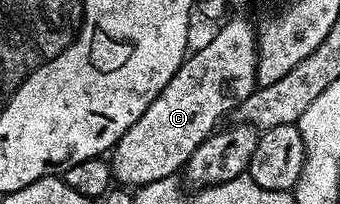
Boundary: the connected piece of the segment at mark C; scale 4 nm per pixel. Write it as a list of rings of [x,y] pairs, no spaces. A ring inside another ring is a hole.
[[[231,17],[223,21],[222,26],[215,32],[214,38],[210,38],[198,51],[191,53],[186,61],[164,84],[164,92],[144,108],[144,116],[120,136],[120,140],[114,145],[112,151],[112,174],[118,178],[123,187],[137,188],[144,184],[152,184],[156,180],[175,177],[185,167],[186,162],[200,148],[204,139],[215,133],[218,121],[231,112],[234,112],[238,105],[248,99],[250,93],[256,87],[256,64],[258,63],[258,51],[256,49],[256,36],[254,30],[240,18]]]

